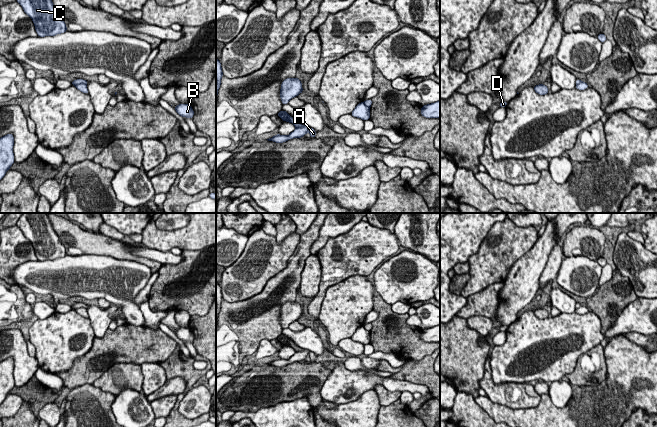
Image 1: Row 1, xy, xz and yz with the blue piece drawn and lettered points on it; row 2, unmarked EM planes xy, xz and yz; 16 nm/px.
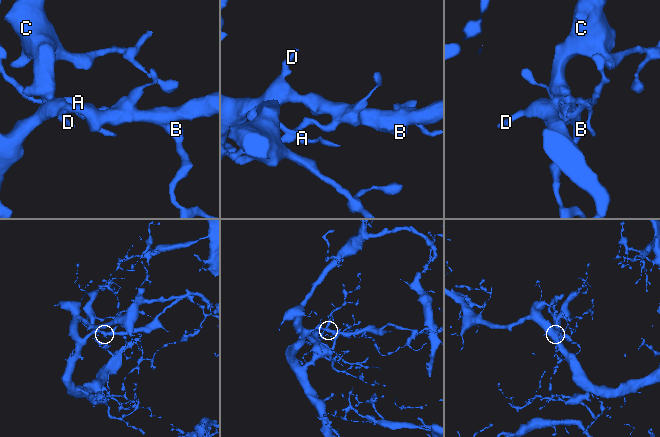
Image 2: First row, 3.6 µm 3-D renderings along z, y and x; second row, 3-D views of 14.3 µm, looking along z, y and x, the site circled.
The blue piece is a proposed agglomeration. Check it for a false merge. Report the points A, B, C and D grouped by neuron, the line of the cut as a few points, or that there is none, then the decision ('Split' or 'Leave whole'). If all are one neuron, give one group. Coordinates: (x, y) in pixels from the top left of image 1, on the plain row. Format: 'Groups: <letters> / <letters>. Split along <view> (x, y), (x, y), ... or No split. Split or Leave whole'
Groups: A C D / B. Split along xy (85, 308), (78, 307), (74, 309). Split

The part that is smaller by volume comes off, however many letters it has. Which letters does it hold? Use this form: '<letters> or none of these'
B

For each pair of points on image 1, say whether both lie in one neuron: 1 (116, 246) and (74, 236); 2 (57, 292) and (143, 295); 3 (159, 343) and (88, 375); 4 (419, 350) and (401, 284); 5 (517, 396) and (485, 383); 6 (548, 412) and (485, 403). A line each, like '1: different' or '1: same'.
1: same
2: different
3: same
4: different
5: same
6: same

